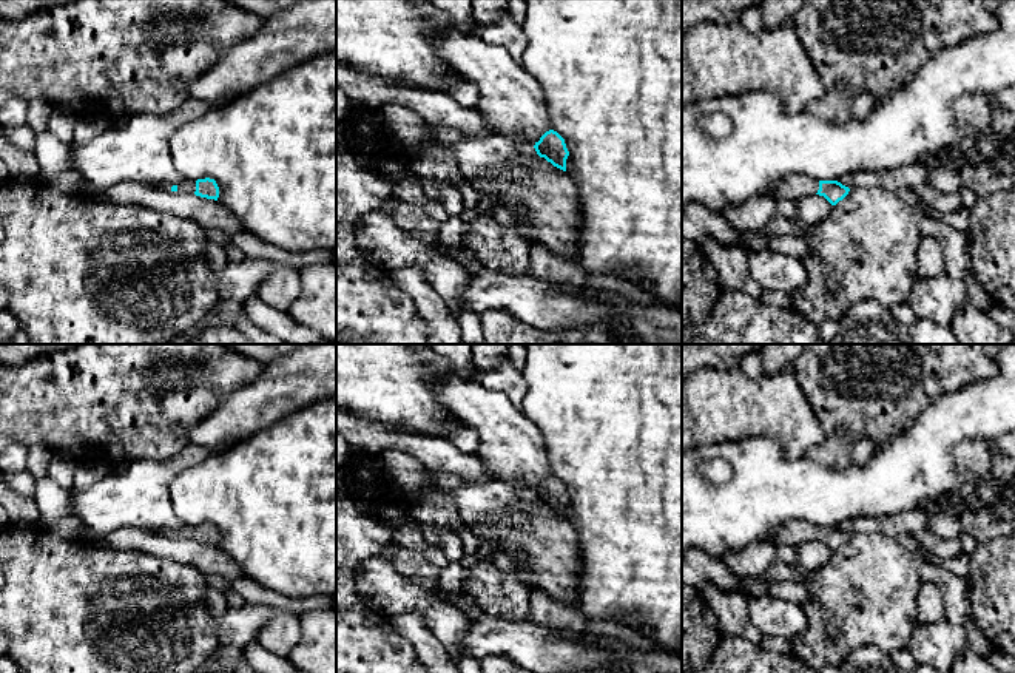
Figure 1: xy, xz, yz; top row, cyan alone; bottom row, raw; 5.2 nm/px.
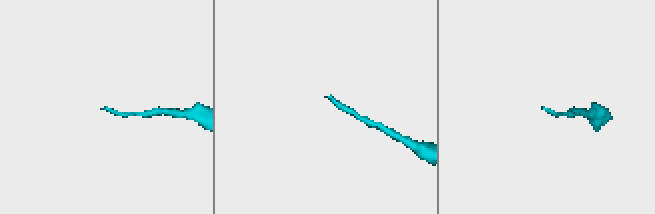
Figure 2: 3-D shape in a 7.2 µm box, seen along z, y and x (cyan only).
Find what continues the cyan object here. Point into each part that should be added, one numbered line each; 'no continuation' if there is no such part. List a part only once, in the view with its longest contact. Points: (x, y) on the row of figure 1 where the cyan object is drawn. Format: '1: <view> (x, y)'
1: xz (511, 101)

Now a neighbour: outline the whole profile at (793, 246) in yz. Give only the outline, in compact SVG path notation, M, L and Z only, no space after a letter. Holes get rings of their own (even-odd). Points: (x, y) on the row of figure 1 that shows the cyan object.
M767 230L760 233L765 238L768 249L776 253L805 259L811 250L802 236L773 236Z

